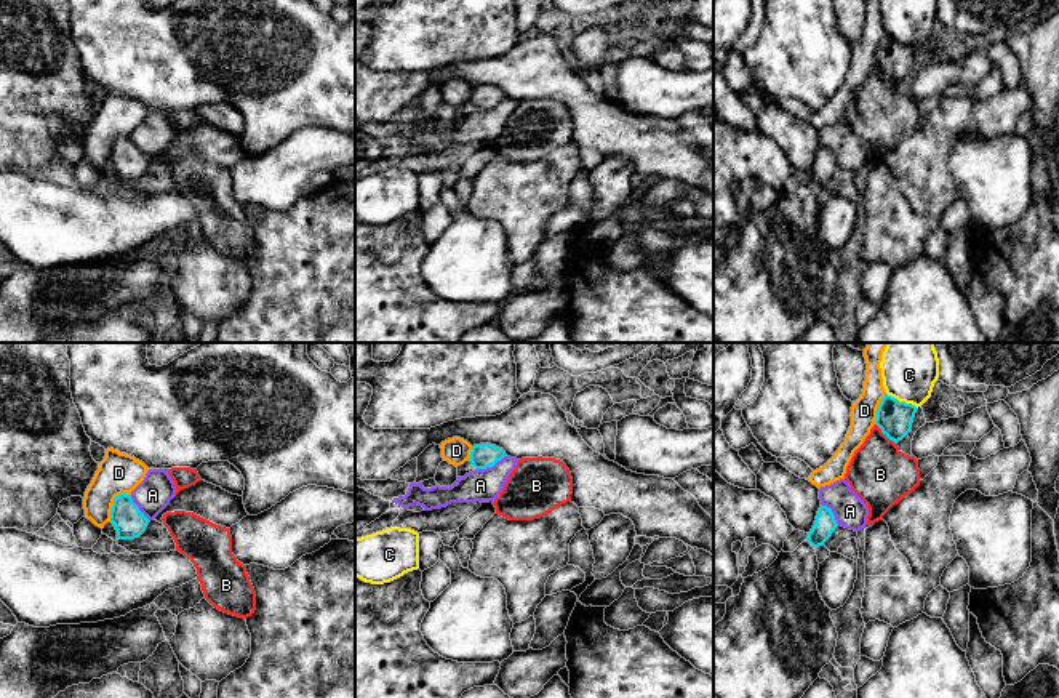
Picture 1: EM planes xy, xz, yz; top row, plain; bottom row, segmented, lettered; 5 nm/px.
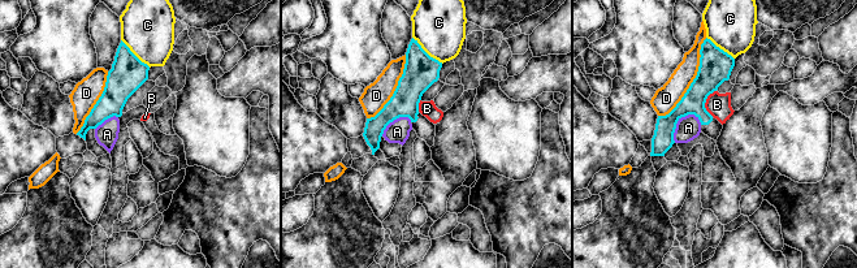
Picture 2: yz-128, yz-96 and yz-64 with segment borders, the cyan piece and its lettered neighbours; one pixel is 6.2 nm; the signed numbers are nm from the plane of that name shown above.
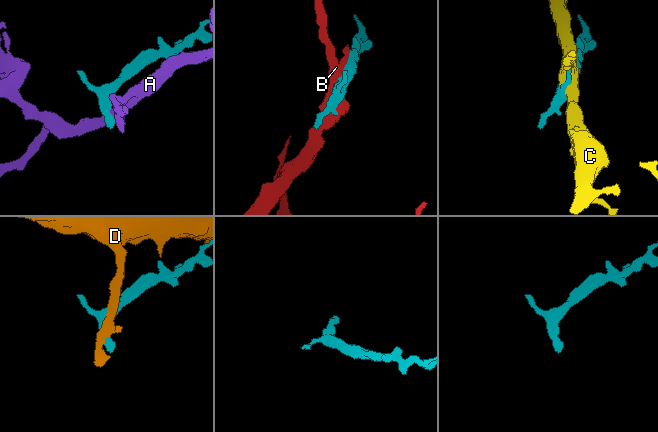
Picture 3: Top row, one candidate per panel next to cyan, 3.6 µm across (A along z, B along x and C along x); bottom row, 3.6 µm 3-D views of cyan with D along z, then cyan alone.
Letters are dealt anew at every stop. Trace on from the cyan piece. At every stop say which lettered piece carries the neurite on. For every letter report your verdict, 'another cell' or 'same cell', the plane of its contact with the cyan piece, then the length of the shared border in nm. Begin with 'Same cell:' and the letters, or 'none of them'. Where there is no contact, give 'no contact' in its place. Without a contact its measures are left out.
Same cell: none of them
A: another cell | xz | 180 nm
B: another cell | yz | 160 nm
C: another cell | yz | 180 nm
D: another cell | xy | 170 nm

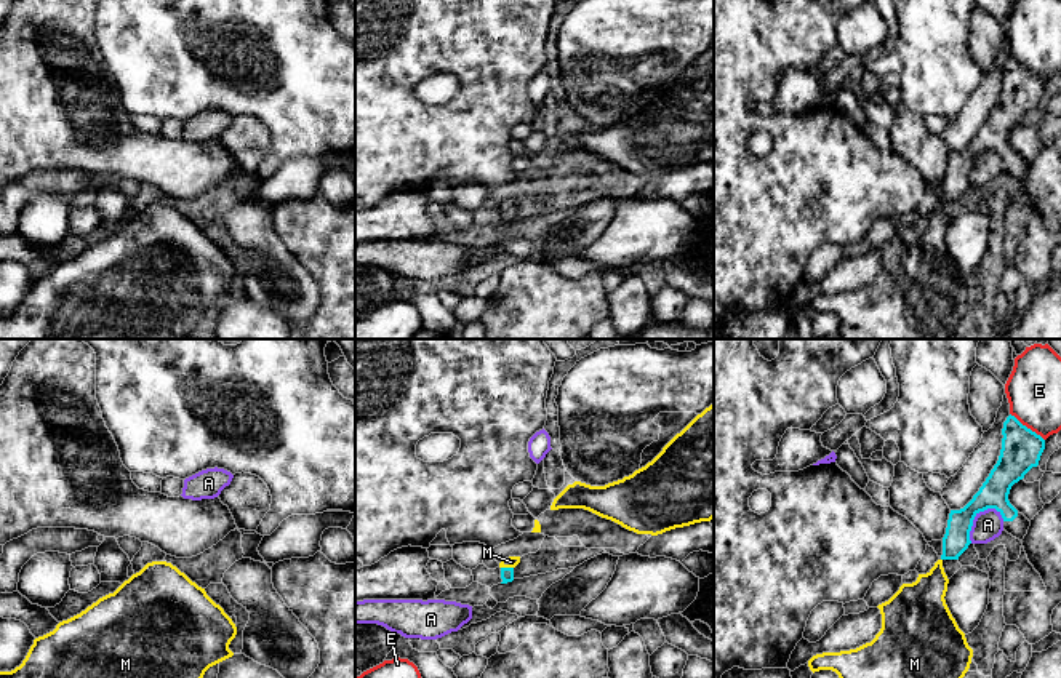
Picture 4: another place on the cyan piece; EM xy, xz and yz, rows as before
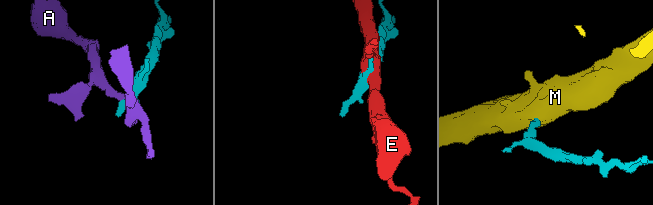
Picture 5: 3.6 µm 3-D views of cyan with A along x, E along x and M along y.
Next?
Same cell: M
A: another cell | yz | 220 nm
E: another cell | yz | 220 nm
M: same cell | xz | 60 nm

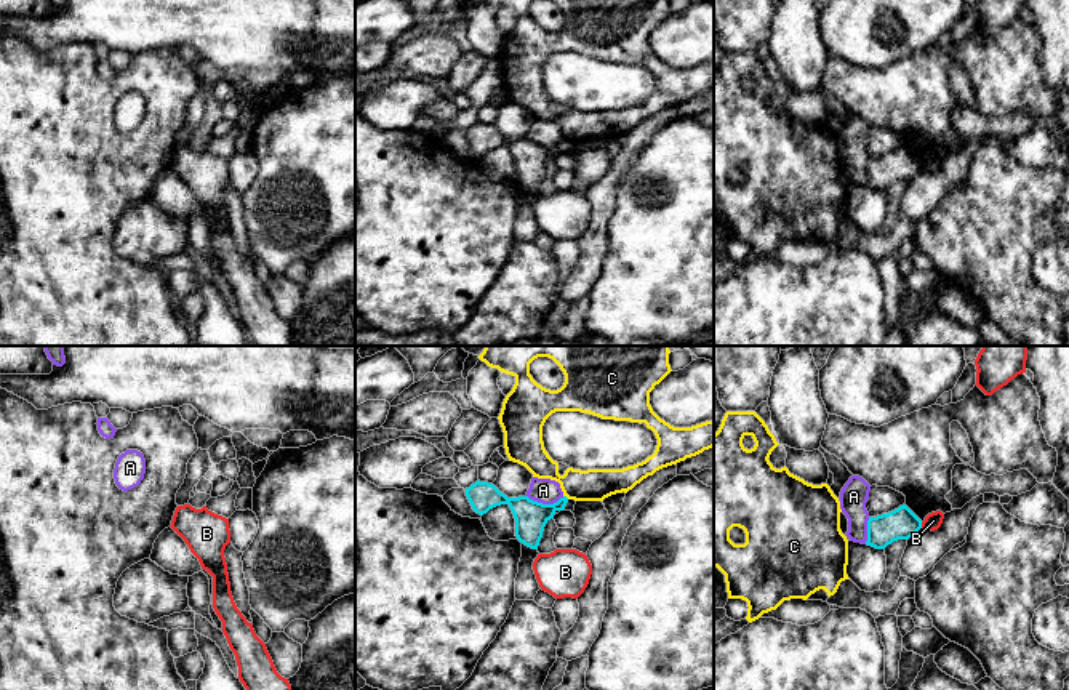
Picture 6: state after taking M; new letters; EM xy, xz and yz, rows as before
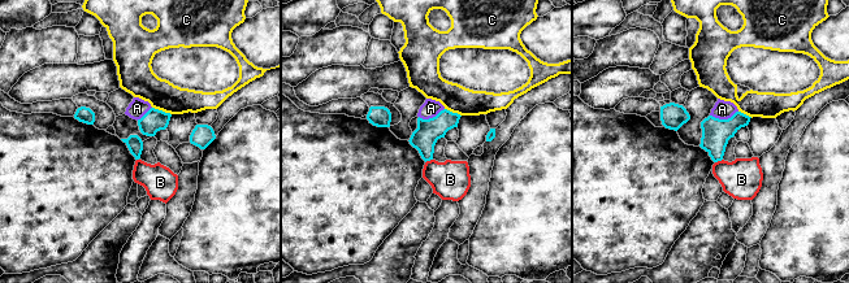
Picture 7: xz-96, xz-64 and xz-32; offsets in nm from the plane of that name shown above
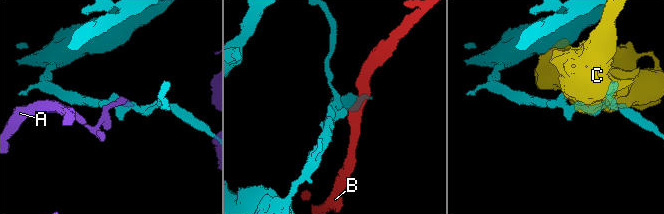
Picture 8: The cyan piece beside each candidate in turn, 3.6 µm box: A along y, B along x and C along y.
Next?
Same cell: none of them
A: another cell | xz | 200 nm
B: another cell | yz | 30 nm
C: another cell | xz | 40 nm

